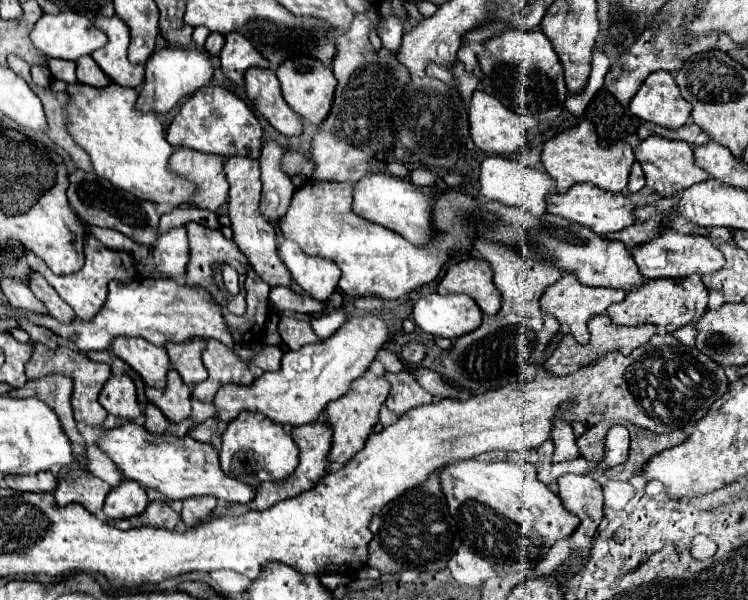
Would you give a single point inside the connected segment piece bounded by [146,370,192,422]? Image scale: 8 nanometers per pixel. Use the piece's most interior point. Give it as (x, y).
(174, 400)

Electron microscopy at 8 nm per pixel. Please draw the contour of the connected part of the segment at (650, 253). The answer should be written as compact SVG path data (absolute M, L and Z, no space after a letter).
M664 228L660 236L646 242L638 250L634 250L634 262L640 268L640 274L648 280L652 278L672 278L680 280L692 274L712 274L724 268L726 260L722 252L704 236L690 236L690 234L678 234L674 228Z

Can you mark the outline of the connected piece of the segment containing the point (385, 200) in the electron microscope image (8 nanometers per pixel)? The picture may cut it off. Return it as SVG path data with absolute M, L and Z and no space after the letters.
M366 174L362 180L354 184L354 202L352 212L370 222L382 224L394 232L398 232L408 242L420 246L430 244L434 240L434 230L430 226L430 196L416 188L410 180L400 180L388 174Z

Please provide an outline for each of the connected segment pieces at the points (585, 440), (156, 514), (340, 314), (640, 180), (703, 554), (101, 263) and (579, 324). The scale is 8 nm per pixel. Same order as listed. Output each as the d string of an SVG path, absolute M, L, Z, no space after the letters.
M602 420L600 424L592 426L590 430L584 432L584 436L578 438L578 448L582 452L582 456L586 460L602 460L604 456L604 438L606 438L606 432L614 426L614 424L622 424L620 420Z
M154 500L148 504L148 508L134 518L128 520L106 520L108 524L128 530L128 528L138 528L138 526L152 526L152 528L164 528L164 530L174 530L180 526L180 514L174 512L166 502Z
M334 310L334 312L328 312L328 314L322 314L318 318L312 320L312 328L316 332L316 336L320 340L324 338L330 338L346 320L350 318L350 312L348 310Z
M634 162L632 170L630 170L630 180L628 180L628 192L638 192L644 188L644 174L642 174L642 168L638 162Z
M696 536L692 540L692 558L694 560L706 560L716 554L716 544L708 536Z
M86 236L86 264L82 266L82 270L74 272L74 274L68 274L68 276L58 276L54 274L38 256L34 254L28 254L26 256L28 260L28 266L34 270L34 272L40 272L50 286L54 286L54 290L62 296L64 302L68 302L76 316L80 320L92 320L100 308L104 306L106 302L106 296L108 296L108 282L110 280L118 280L118 282L132 282L136 280L138 276L138 270L136 270L136 262L134 258L128 254L128 252L122 252L122 250L112 250L112 248L106 248L100 240L96 240L94 236Z
M564 274L556 284L546 288L546 292L540 298L540 306L542 306L542 310L546 314L554 316L558 320L558 324L564 330L568 330L580 344L586 344L588 342L588 328L586 328L588 318L606 312L606 308L610 304L616 304L616 302L624 300L624 296L626 296L624 290L616 290L616 288L588 288L588 286L580 284L576 280L576 276Z

